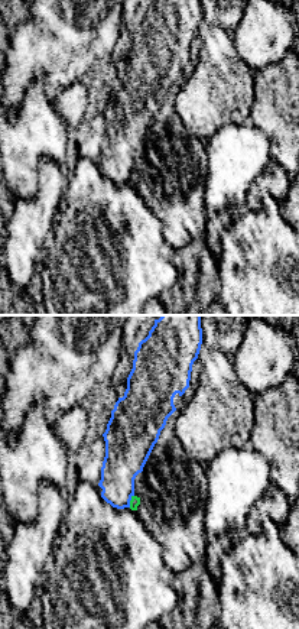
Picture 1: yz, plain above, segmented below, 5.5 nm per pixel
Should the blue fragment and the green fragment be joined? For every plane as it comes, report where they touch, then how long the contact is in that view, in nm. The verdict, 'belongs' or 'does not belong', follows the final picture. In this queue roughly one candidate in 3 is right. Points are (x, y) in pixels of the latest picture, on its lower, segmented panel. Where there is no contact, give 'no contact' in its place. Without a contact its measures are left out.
contact (130, 499); length 80 nm

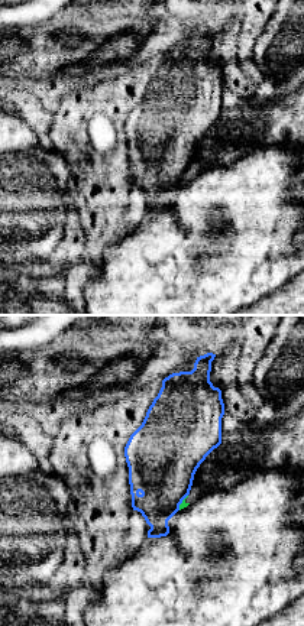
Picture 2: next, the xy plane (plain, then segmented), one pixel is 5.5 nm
contact (181, 502); length 100 nm

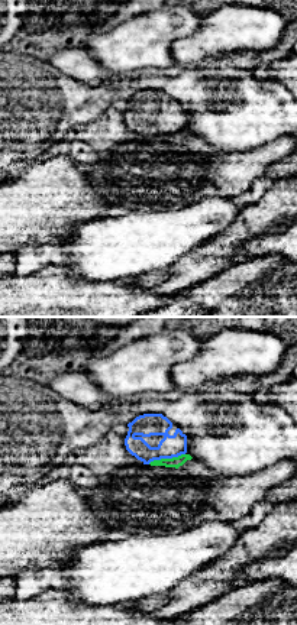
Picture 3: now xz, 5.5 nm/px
contact (165, 457); length 220 nm

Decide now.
does not belong

